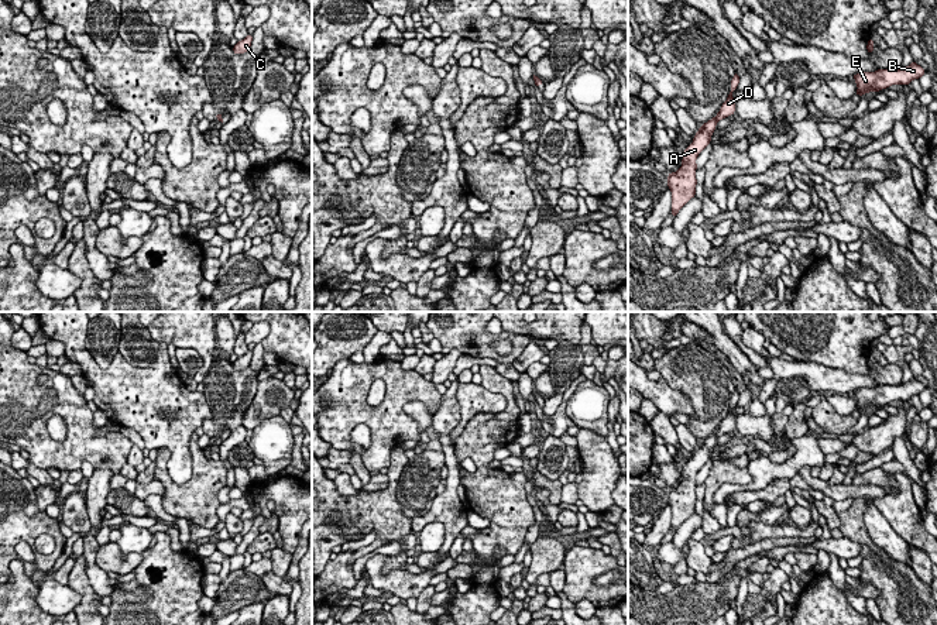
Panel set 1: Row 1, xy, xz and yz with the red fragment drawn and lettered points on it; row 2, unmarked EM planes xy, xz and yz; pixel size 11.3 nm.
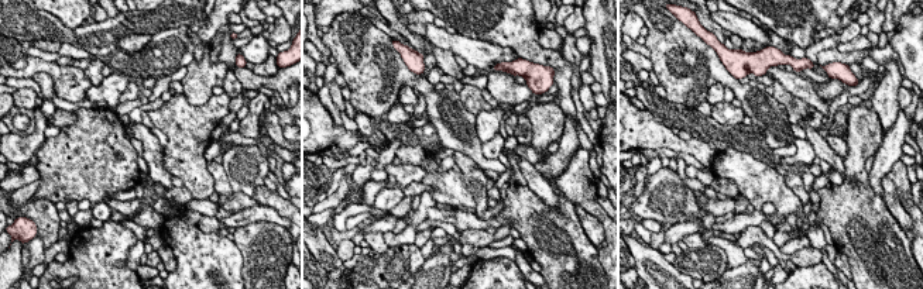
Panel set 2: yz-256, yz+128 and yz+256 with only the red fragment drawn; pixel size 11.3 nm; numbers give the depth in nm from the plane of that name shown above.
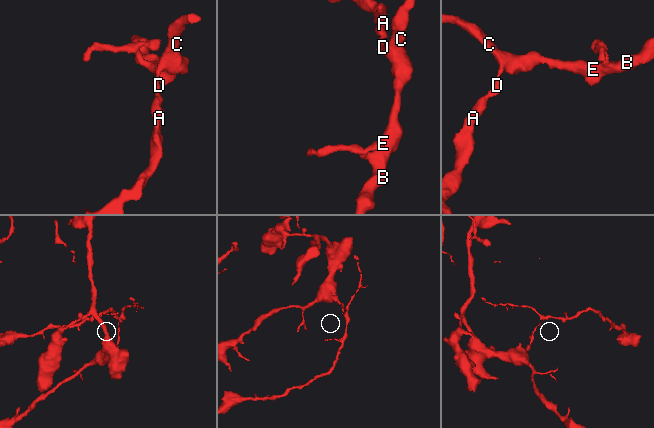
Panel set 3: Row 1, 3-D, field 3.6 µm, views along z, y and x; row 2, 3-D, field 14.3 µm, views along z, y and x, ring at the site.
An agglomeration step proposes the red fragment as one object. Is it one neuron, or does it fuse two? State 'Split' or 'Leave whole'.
Split

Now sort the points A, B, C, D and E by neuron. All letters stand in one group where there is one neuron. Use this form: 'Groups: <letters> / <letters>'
Groups: A / B C D E

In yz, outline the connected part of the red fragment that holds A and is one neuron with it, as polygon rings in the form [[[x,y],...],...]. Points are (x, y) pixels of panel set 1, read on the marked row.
[[[713,117],[694,134],[693,142],[683,151],[682,166],[676,172],[667,175],[667,186],[672,192],[672,210],[676,217],[679,210],[696,196],[696,159],[699,154],[710,144],[711,135],[718,120]]]

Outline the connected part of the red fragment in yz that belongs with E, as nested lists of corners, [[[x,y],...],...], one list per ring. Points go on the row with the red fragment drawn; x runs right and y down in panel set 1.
[[[914,61],[903,69],[883,68],[875,72],[859,72],[852,76],[858,86],[855,95],[862,96],[869,92],[875,93],[892,85],[910,85],[912,80],[920,79],[924,72],[926,71]]]

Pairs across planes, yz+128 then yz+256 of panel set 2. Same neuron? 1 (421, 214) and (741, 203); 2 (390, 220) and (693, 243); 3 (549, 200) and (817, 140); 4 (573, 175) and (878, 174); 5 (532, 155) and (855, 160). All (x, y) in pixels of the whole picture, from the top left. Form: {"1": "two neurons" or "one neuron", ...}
{"1": "one neuron", "2": "two neurons", "3": "one neuron", "4": "two neurons", "5": "two neurons"}

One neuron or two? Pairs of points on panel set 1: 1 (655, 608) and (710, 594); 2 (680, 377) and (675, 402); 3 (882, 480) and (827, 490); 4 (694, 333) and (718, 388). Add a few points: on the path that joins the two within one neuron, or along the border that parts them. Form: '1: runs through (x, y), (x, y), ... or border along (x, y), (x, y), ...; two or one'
1: runs through (669, 608), (696, 603); one
2: border along (661, 377), (689, 398), (693, 415); two
3: border along (853, 483), (878, 484), (886, 493); two
4: border along (697, 344), (703, 347); two

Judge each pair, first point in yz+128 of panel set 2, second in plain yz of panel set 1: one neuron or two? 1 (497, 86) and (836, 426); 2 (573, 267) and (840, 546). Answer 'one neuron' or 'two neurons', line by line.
1: one neuron
2: two neurons

